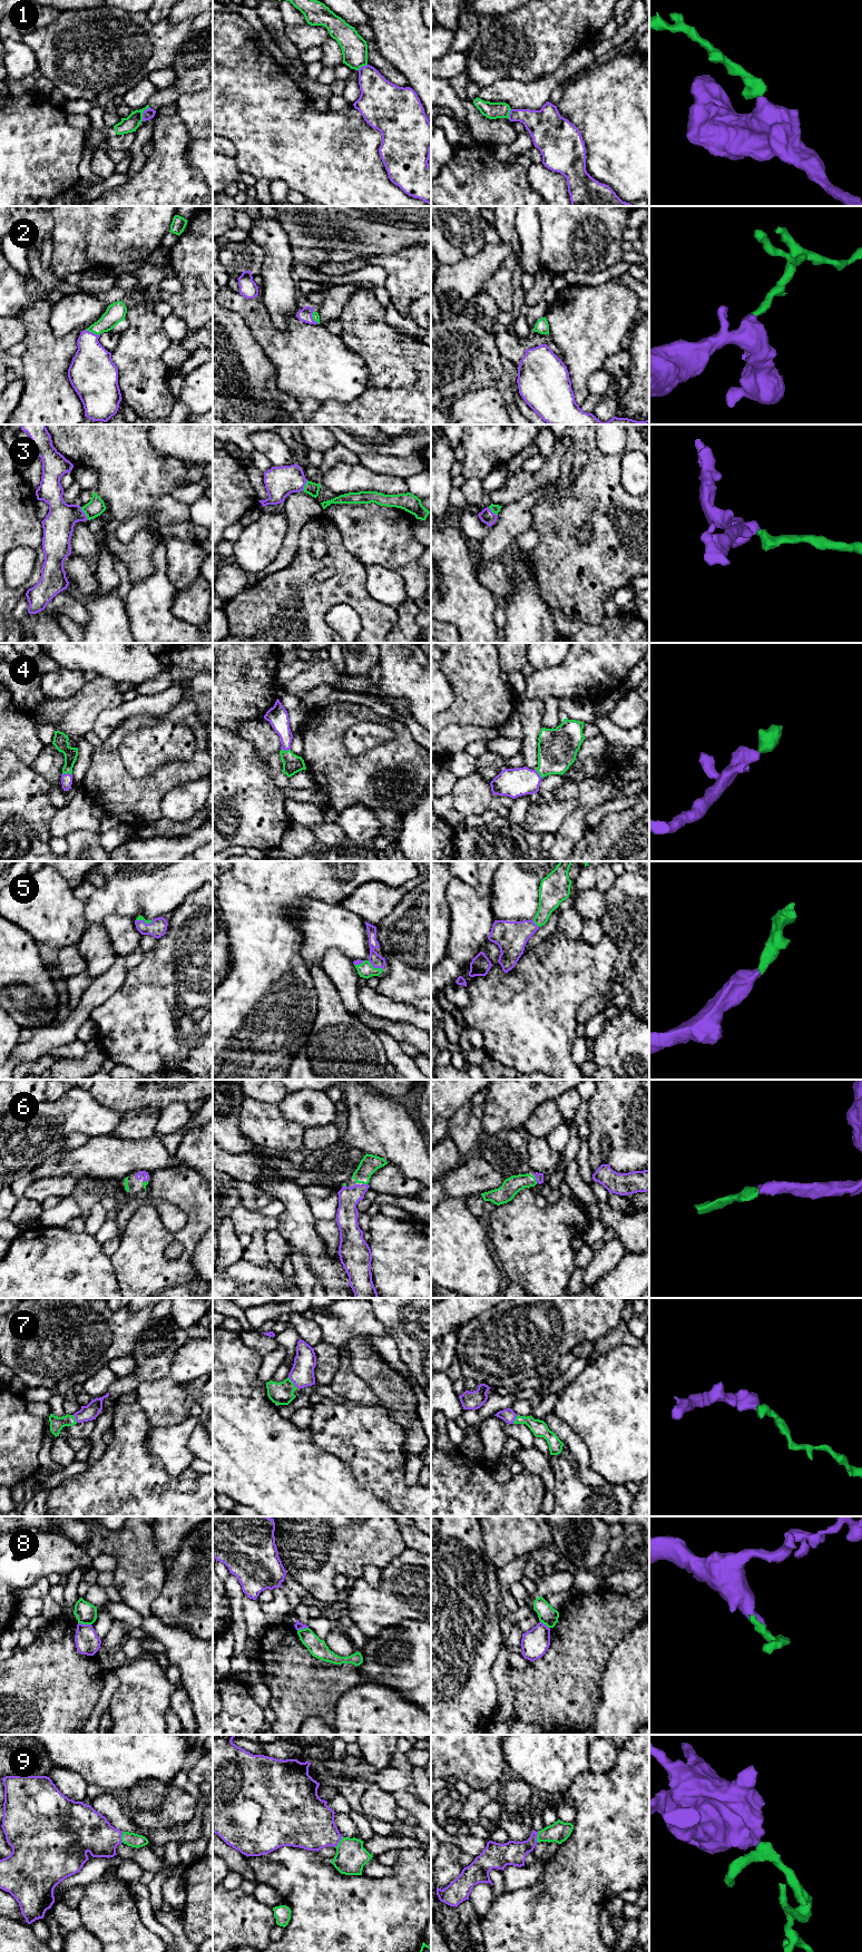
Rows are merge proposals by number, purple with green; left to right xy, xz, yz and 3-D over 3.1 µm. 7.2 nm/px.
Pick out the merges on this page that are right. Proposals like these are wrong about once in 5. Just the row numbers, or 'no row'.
2, 3, 4, 5, 6, 7, 9

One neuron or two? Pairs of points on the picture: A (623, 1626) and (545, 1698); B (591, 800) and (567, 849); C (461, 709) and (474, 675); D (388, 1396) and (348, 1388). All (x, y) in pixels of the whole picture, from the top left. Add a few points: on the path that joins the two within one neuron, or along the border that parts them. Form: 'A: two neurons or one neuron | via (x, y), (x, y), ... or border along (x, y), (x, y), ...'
A: one neuron | via (604, 1639), (564, 1679)
B: one neuron | via (581, 812), (567, 837)
C: one neuron | via (469, 701), (474, 695), (474, 683)
D: two neurons | border along (356, 1375), (371, 1388), (379, 1404)

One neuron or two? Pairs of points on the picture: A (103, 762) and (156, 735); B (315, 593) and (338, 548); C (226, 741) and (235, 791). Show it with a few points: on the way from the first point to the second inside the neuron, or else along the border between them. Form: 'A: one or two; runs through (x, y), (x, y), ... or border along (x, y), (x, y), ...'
A: two; border along (134, 731), (119, 747), (124, 768), (131, 777)
B: one; runs through (327, 586), (338, 576), (338, 560)
C: one; runs through (226, 753), (226, 779)

